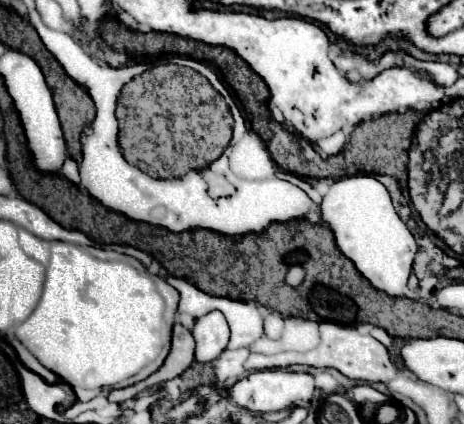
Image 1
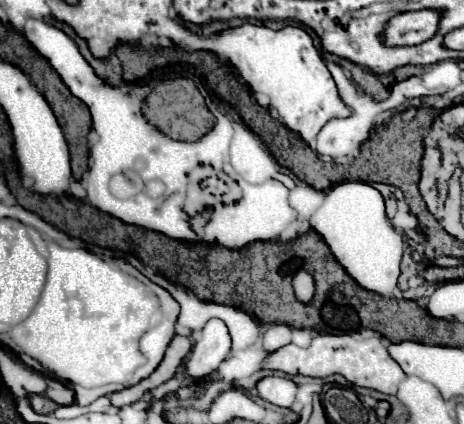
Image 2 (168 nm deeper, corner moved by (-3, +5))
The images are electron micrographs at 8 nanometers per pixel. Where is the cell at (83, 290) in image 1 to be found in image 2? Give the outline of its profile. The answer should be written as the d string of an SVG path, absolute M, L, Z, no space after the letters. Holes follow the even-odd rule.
M46 234L42 236L48 242L44 290L34 312L10 330L14 342L38 360L44 370L73 384L80 406L148 378L162 362L174 334L180 306L172 300L172 294L158 284L156 294L152 294L138 278L110 266L98 254L84 248L64 248ZM160 308L164 320L151 330L152 316Z

